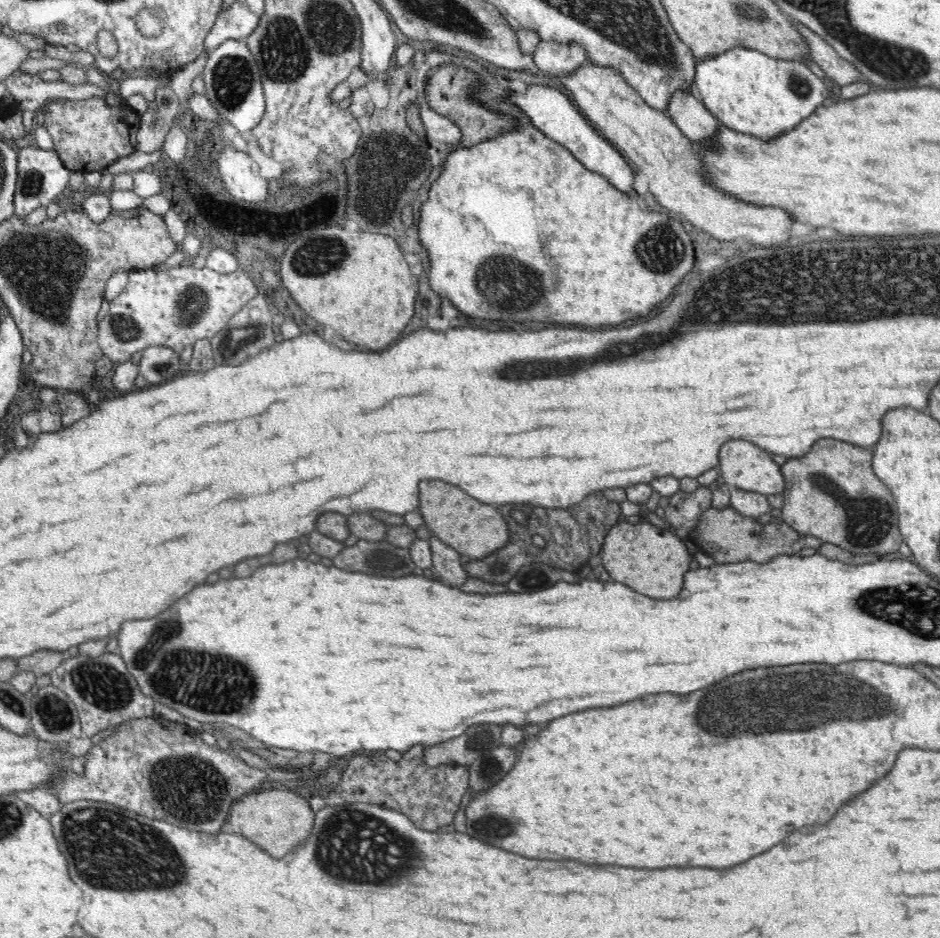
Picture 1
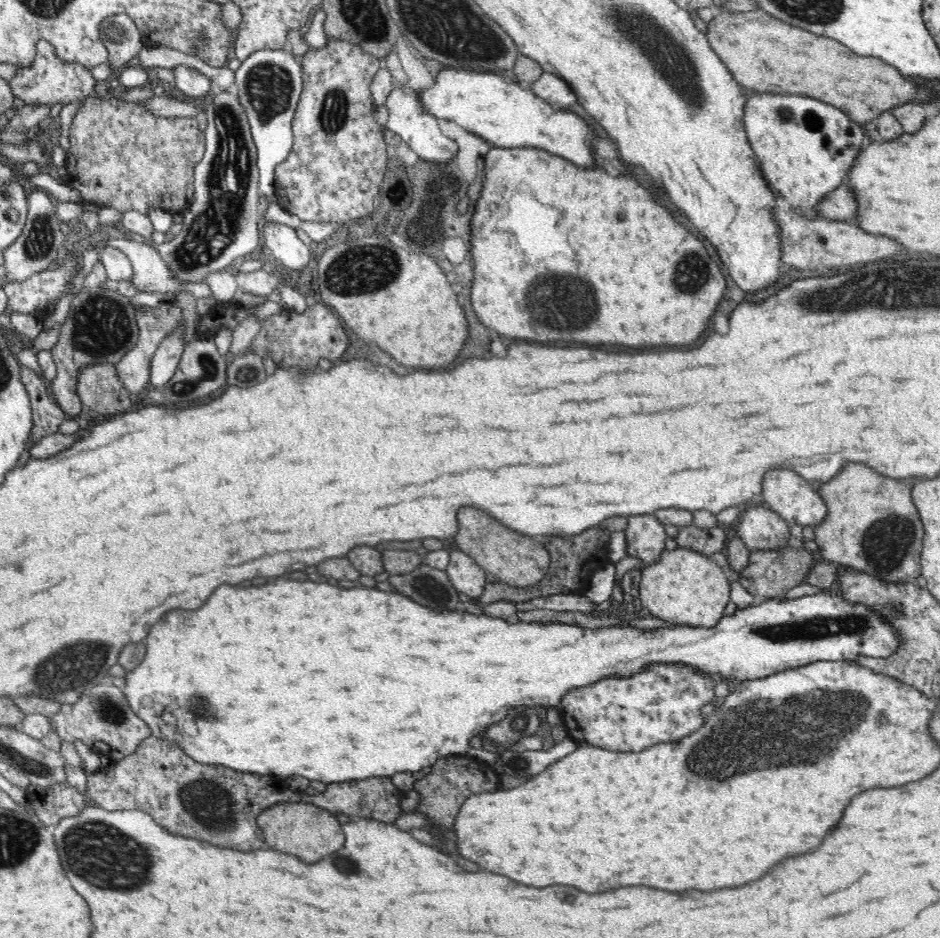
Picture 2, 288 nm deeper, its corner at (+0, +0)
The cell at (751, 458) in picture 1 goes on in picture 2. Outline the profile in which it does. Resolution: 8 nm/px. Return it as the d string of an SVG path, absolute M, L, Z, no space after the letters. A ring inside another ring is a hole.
M782 468L768 470L762 476L762 498L766 498L770 510L780 514L790 526L798 524L802 528L808 528L808 526L814 528L828 514L828 506L820 498L820 494L816 494L814 486L810 486L810 482L804 476L800 476L800 474L792 472L792 470L782 470Z

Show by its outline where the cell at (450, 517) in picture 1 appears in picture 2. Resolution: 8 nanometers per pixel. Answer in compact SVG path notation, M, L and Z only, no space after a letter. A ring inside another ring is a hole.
M466 508L458 518L458 534L454 536L460 552L474 558L488 574L496 576L504 586L514 588L530 588L544 580L544 574L550 568L550 552L546 548L544 538L530 538L512 528L506 528L502 522L494 520L490 514L484 514L474 508Z

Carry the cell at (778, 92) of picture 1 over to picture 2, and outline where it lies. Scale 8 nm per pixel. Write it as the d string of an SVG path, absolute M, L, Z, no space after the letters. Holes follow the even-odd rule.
M758 94L756 98L750 98L748 106L744 104L744 130L746 130L746 138L748 144L752 148L752 152L756 154L762 172L766 176L766 180L770 182L770 186L780 192L780 200L794 208L800 216L806 216L808 220L818 220L818 218L826 218L824 214L818 212L818 204L832 194L834 190L842 188L844 176L848 176L850 168L856 162L856 156L862 148L862 138L868 138L866 130L862 126L858 126L846 112L810 98L810 96L782 96L782 94Z

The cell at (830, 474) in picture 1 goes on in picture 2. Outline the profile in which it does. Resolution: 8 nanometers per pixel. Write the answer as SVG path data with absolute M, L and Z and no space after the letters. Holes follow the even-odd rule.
M848 462L848 466L842 466L842 470L830 482L810 482L810 486L814 486L816 494L820 494L820 498L828 506L826 518L820 524L816 524L816 542L820 546L822 560L828 560L832 564L838 562L846 568L856 568L884 582L912 584L922 576L920 556L924 552L924 524L912 500L914 482L894 480L884 474L878 474L870 466Z

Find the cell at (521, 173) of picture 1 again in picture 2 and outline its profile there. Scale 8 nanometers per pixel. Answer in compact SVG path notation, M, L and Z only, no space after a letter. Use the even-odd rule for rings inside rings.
M524 146L524 148L494 148L490 152L490 156L486 158L486 186L484 186L484 194L478 202L478 212L474 216L474 240L472 240L472 260L474 260L474 270L476 270L476 282L474 282L474 290L472 290L472 304L474 304L474 312L476 316L480 316L480 322L488 328L488 330L494 330L498 332L498 336L502 338L510 338L510 340L536 340L536 342L554 342L554 340L562 340L562 342L584 342L584 344L624 344L624 346L690 346L690 342L698 342L698 334L702 334L702 330L706 330L706 326L710 326L714 314L720 310L720 304L724 300L724 294L726 294L726 278L724 274L720 272L718 264L710 258L710 254L706 252L704 244L700 244L698 238L694 238L684 226L680 226L674 216L664 208L660 206L654 196L646 190L646 186L642 182L638 182L634 176L628 176L626 170L624 174L620 176L612 176L606 172L606 168L600 168L598 164L594 164L592 168L582 168L582 166L576 166L572 162L568 162L566 158L560 158L560 156L554 156L546 150L538 150L538 148L530 148L530 146Z

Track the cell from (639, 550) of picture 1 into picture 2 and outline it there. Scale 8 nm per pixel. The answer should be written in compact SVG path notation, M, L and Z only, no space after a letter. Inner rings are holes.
M680 548L674 552L666 550L662 552L658 562L644 568L648 570L642 572L640 602L660 620L696 626L716 626L722 620L726 606L730 606L732 602L732 586L726 570L698 552Z

